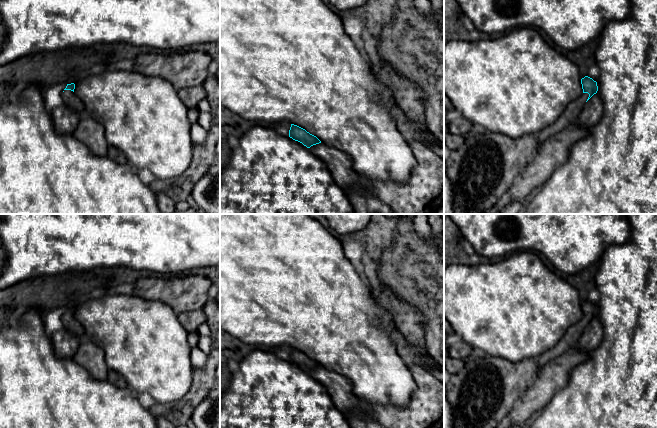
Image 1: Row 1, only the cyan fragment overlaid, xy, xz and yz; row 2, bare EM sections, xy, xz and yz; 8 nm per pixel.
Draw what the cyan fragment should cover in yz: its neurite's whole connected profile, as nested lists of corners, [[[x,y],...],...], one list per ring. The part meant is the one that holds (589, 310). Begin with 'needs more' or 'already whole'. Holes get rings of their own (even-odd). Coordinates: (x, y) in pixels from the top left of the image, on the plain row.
needs more; [[[588,300],[581,303],[581,308],[583,318],[578,323],[571,325],[561,340],[554,347],[550,348],[536,359],[538,372],[551,360],[571,351],[578,343],[585,327],[598,315],[597,306]]]

